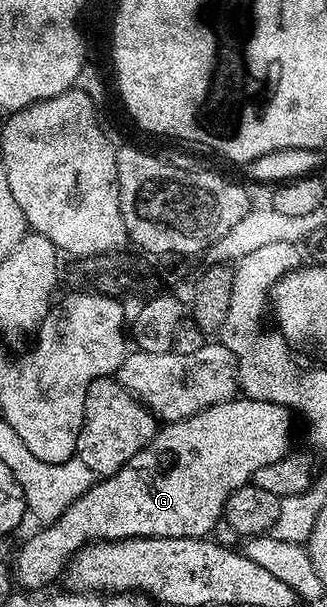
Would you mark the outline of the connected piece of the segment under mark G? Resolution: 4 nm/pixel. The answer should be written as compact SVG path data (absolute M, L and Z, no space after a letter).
M243 396L235 397L228 402L218 402L214 406L209 406L206 410L196 412L192 416L182 418L178 422L172 422L163 425L158 433L154 435L142 451L136 456L132 456L132 460L128 460L128 464L124 464L124 468L120 468L116 473L109 475L105 480L97 481L89 491L80 498L80 500L70 506L68 512L64 516L57 519L55 522L43 525L39 534L34 534L22 547L18 550L18 570L16 566L16 578L27 586L25 589L38 590L41 586L46 586L49 582L54 582L63 577L64 571L74 553L81 550L83 546L92 542L120 542L124 538L205 538L214 529L214 525L223 517L226 509L226 502L232 496L234 490L239 490L244 485L247 485L253 479L254 474L260 468L264 468L264 464L272 464L286 457L291 453L290 446L290 417L291 411L287 407L276 403L266 403L260 400L245 398Z

